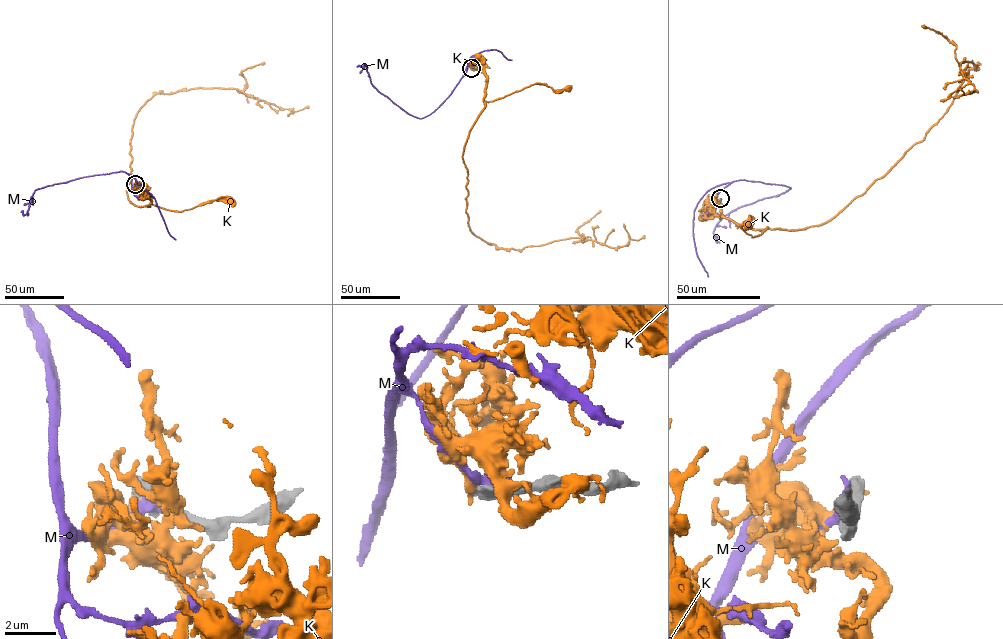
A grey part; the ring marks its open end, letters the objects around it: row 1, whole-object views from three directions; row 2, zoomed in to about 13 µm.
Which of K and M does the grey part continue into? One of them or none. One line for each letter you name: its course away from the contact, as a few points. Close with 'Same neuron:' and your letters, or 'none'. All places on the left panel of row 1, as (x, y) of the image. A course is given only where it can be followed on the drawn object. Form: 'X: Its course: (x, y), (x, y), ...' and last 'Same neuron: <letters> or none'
Same neuron: none

